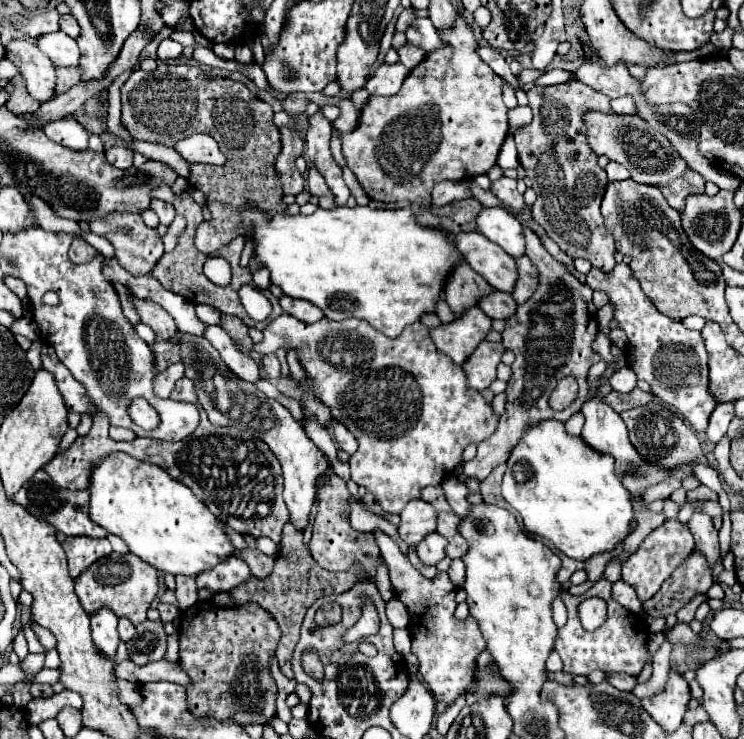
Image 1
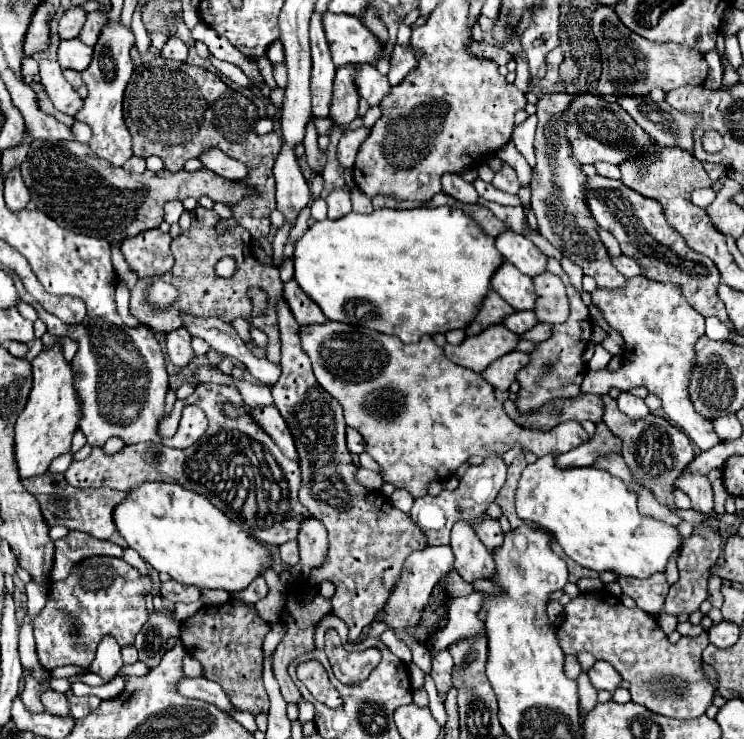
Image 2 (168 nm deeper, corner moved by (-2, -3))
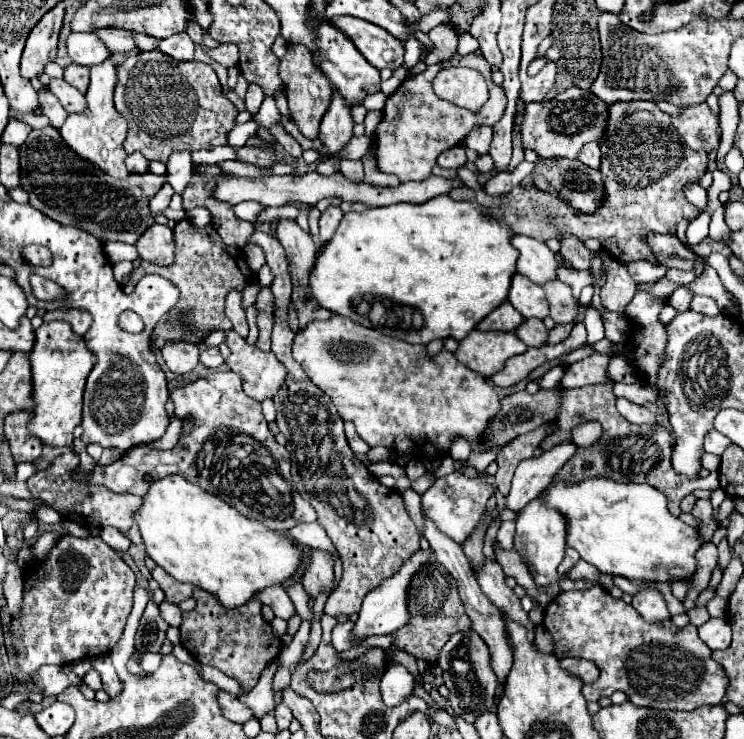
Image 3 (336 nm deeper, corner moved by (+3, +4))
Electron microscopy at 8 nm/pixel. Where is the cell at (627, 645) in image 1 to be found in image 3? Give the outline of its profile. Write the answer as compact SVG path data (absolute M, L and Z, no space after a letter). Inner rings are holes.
M599 585L585 591L559 593L545 609L543 625L553 637L555 655L559 659L577 657L593 661L599 667L599 679L583 685L583 695L587 701L599 701L599 697L611 697L615 691L623 691L629 701L639 707L693 711L701 705L719 705L725 697L727 675L723 675L719 663L711 659L711 649L699 639L695 625L689 623L687 627L679 629L671 621L647 623L643 617L639 617L633 605L627 605L621 599L613 599Z

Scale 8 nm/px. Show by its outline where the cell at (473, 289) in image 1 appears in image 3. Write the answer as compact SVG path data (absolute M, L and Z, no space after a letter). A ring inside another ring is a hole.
M505 301L503 305L499 305L493 313L489 313L479 325L479 331L515 331L515 327L519 327L519 323L523 323L523 315L509 303Z

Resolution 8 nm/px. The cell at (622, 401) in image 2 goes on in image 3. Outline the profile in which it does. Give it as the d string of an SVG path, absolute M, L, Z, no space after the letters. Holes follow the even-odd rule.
M619 399L619 401L617 401L617 411L619 411L627 421L631 421L631 423L635 423L635 425L655 425L655 423L657 423L655 415L653 415L649 409L641 407L641 405L635 405L635 403L627 401L627 399Z

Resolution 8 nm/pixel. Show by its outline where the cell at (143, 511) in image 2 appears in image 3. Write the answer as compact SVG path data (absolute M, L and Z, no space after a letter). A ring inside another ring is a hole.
M167 475L165 479L151 483L149 493L143 497L143 507L135 515L135 521L143 535L147 555L159 567L163 567L177 581L193 583L195 587L215 595L219 603L223 603L223 607L227 609L241 607L243 603L253 599L255 593L271 585L283 585L295 575L303 559L303 549L295 545L293 539L273 529L267 529L255 519L243 517L235 507L231 507L223 499L203 491L199 485L189 483L179 475Z

